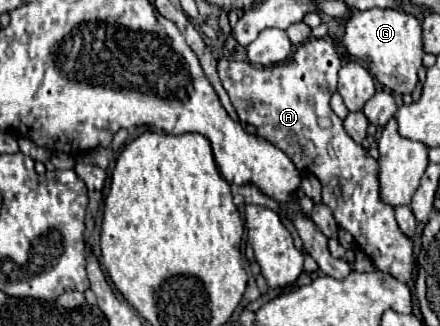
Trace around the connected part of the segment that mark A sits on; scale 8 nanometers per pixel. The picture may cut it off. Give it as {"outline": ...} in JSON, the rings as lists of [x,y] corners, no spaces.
{"outline":[[[309,37],[305,43],[301,43],[295,49],[295,53],[285,63],[279,63],[279,65],[255,67],[251,63],[225,59],[225,57],[217,61],[221,83],[237,115],[239,115],[239,105],[241,105],[245,111],[245,123],[253,125],[257,133],[261,137],[267,137],[267,141],[271,141],[273,145],[279,145],[279,149],[283,149],[283,153],[287,153],[291,161],[295,161],[301,173],[313,173],[321,181],[323,203],[331,209],[337,225],[355,237],[357,247],[373,259],[379,271],[391,273],[393,277],[407,283],[413,271],[413,243],[409,237],[405,237],[399,231],[395,215],[393,215],[393,207],[381,203],[379,199],[377,161],[359,143],[355,143],[347,135],[347,131],[343,129],[343,119],[339,119],[329,107],[331,95],[337,91],[339,67],[341,67],[341,59],[333,43],[325,39],[315,39],[315,37]]]}

